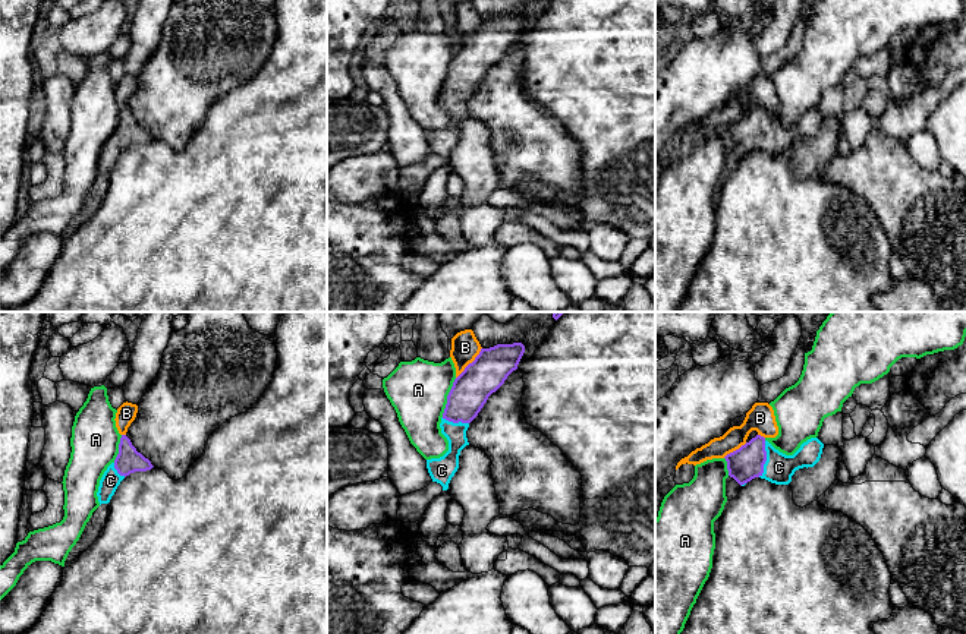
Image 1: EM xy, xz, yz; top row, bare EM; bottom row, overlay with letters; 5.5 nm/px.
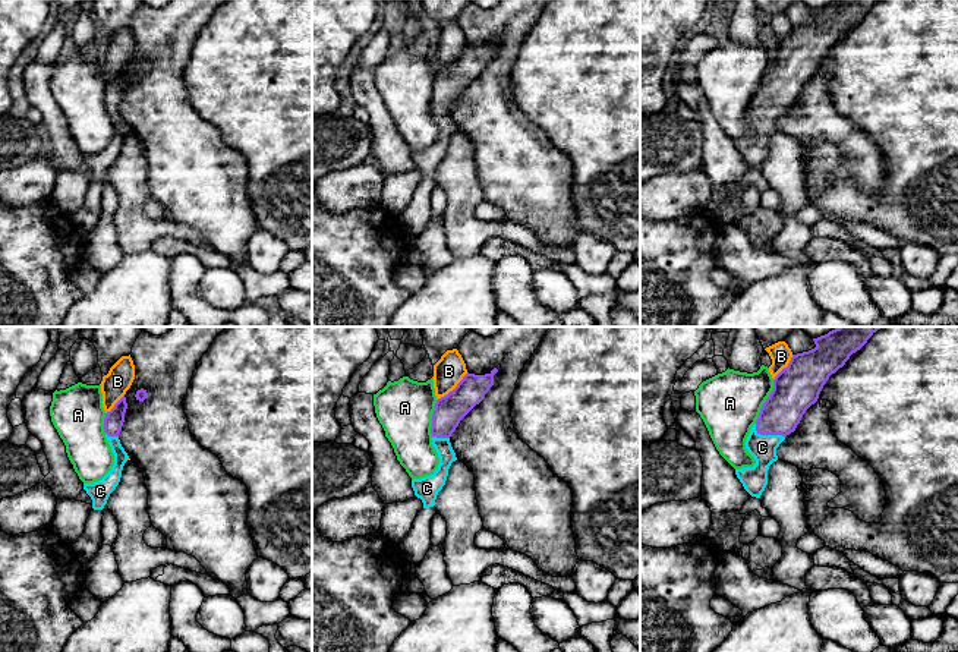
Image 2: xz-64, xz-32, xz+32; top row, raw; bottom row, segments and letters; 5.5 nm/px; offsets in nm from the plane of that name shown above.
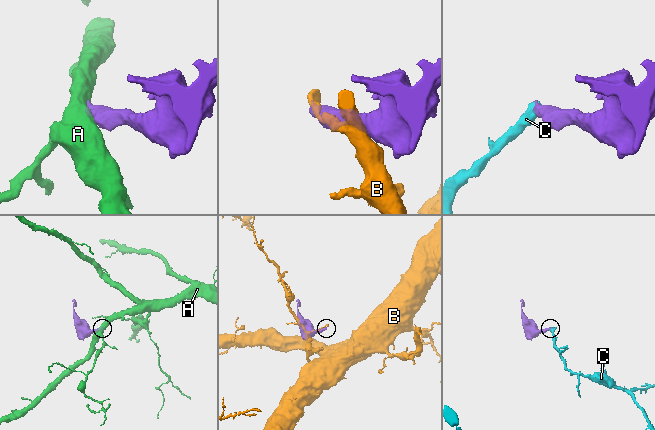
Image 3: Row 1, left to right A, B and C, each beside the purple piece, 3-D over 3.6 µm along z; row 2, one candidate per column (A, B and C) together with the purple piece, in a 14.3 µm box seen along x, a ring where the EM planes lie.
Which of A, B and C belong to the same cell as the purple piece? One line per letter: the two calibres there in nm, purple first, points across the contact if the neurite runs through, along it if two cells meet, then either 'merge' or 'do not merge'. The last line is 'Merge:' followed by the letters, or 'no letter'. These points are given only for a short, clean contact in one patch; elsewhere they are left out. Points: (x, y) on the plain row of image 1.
A: calibres 200 and 320 nm; do not merge
B: calibres 200 and 160 nm; do not merge
C: calibres 190 and 160 nm; way yz (746, 135), (755, 131), (765, 131), (779, 139); merge
Merge: C

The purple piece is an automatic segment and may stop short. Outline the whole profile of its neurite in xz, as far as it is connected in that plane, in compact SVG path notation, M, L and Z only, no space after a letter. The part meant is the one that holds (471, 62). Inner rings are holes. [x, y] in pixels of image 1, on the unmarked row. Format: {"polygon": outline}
{"polygon": "M522 15L481 20L475 32L454 51L440 95L441 105L449 113L449 123L440 130L427 132L432 154L440 155L443 163L449 161L459 141L460 123L469 117L466 110L469 95L478 88L488 69L517 41L523 25Z"}

